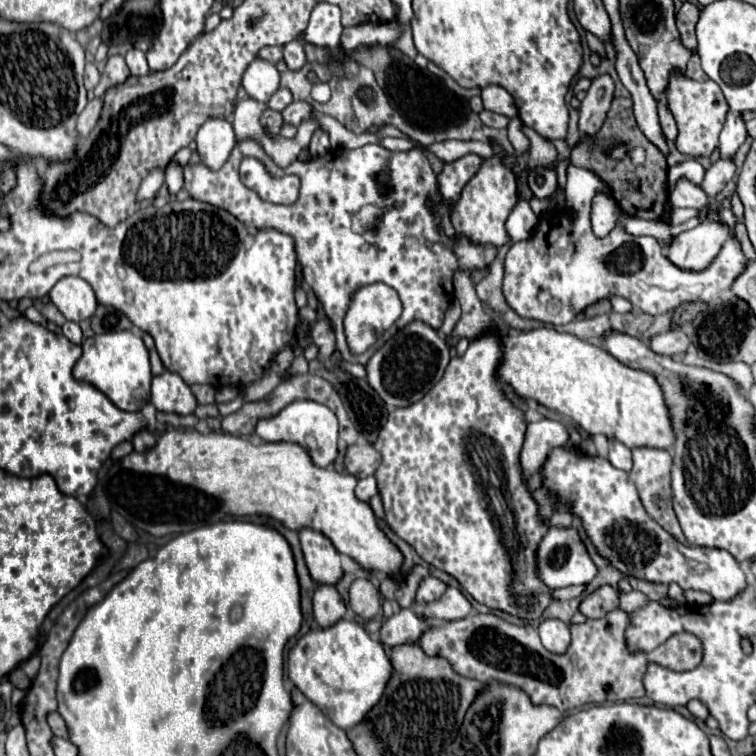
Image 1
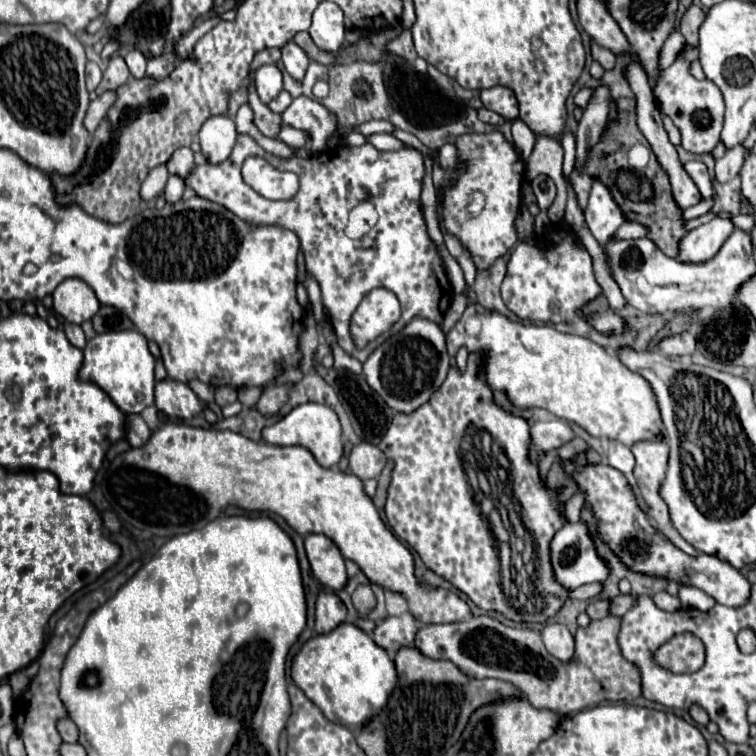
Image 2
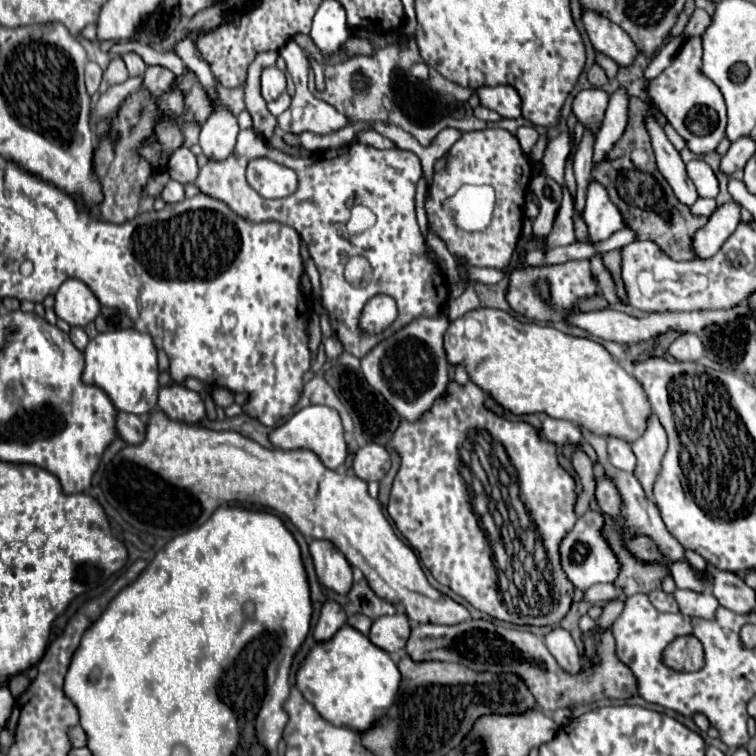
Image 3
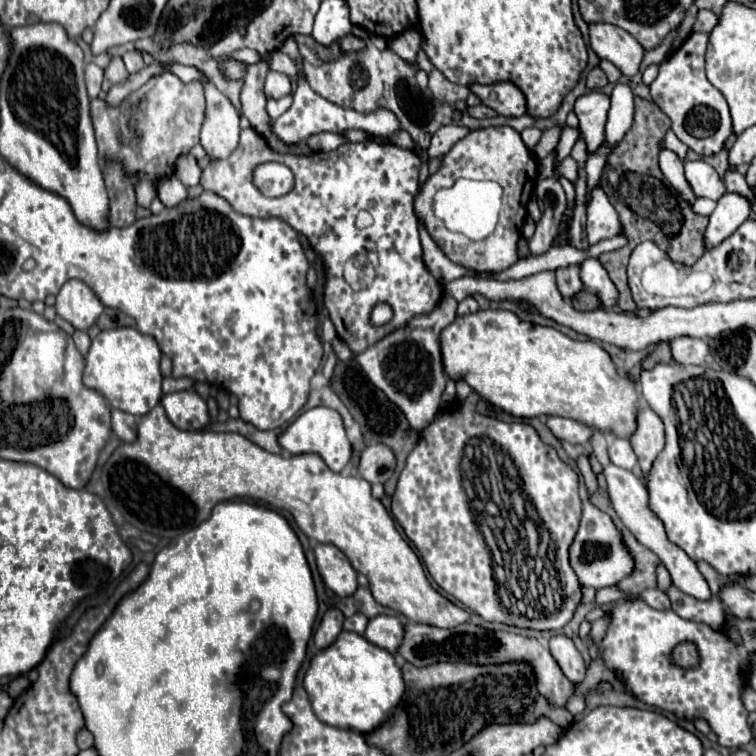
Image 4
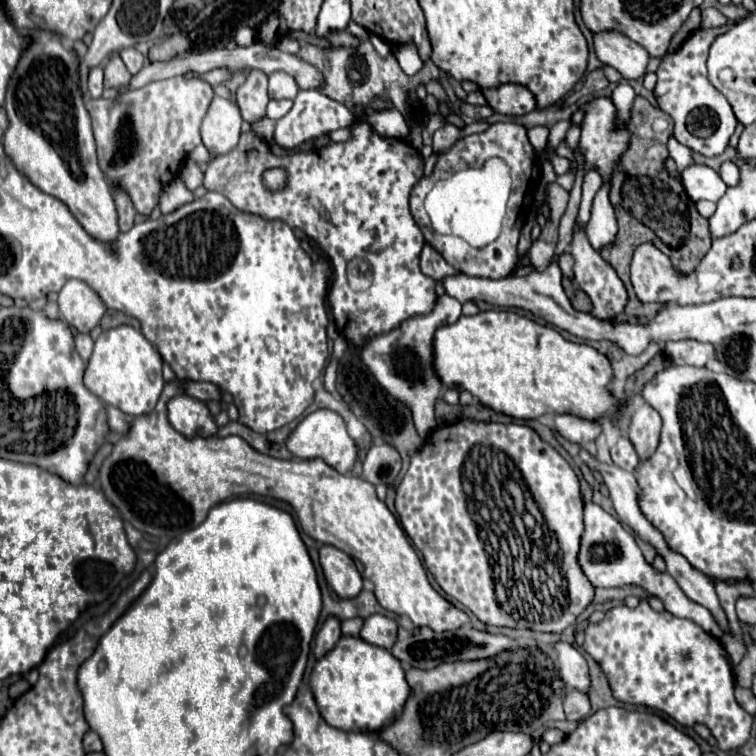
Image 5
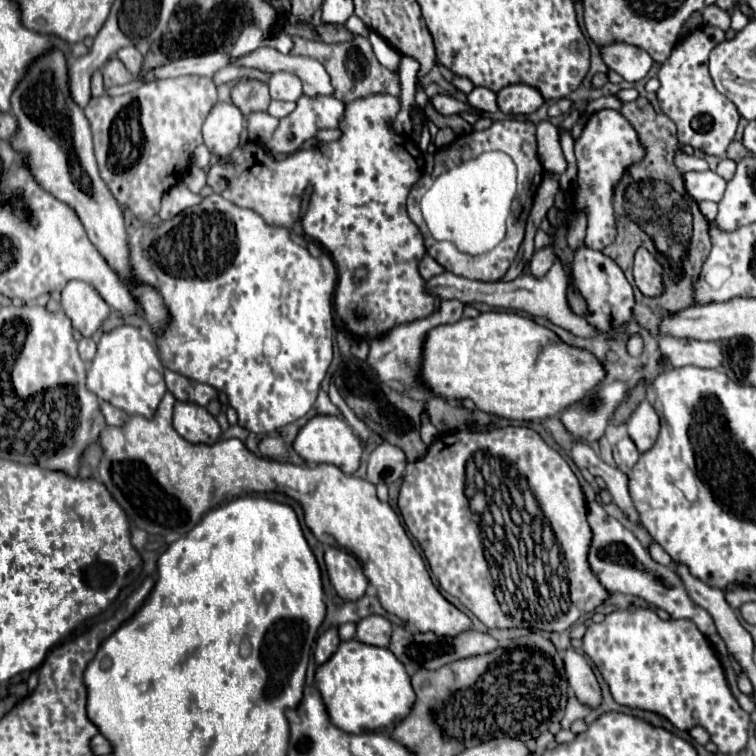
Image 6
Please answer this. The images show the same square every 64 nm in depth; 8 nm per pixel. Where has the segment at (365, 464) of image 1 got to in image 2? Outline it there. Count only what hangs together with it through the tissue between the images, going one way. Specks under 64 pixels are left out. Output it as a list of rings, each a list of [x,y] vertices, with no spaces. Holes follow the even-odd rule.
[[[362,442],[354,446],[348,460],[350,460],[352,474],[356,474],[362,480],[378,478],[388,462],[384,452],[376,444],[370,444],[370,442]]]

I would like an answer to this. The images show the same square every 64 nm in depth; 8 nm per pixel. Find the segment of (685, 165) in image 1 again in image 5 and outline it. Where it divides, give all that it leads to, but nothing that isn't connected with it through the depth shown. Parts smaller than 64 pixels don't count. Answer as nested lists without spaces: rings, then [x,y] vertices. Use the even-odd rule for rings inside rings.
[[[694,164],[694,166],[686,168],[682,172],[682,184],[694,202],[698,202],[698,200],[718,202],[728,188],[722,182],[722,178],[718,176],[718,172],[704,164]]]

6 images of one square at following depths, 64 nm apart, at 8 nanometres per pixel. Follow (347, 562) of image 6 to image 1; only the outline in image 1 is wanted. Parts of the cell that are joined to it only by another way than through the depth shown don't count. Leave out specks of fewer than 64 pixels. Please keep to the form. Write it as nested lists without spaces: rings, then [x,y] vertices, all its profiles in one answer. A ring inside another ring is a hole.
[[[310,528],[300,530],[300,544],[312,580],[318,584],[336,586],[342,580],[344,570],[334,544],[324,534]]]

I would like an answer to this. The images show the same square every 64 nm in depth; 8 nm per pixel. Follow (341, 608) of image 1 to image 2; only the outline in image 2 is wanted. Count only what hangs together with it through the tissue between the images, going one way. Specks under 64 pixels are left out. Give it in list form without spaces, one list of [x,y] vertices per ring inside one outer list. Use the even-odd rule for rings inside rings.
[[[320,594],[316,602],[316,634],[328,634],[346,622],[346,606],[334,594]]]

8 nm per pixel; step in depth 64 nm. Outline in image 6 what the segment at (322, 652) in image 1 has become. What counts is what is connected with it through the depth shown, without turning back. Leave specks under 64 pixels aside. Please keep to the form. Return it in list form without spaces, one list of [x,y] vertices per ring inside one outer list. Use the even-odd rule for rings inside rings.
[[[358,640],[340,642],[338,652],[316,670],[316,684],[332,724],[352,734],[392,728],[410,714],[416,702],[402,662],[388,648],[368,646]]]

